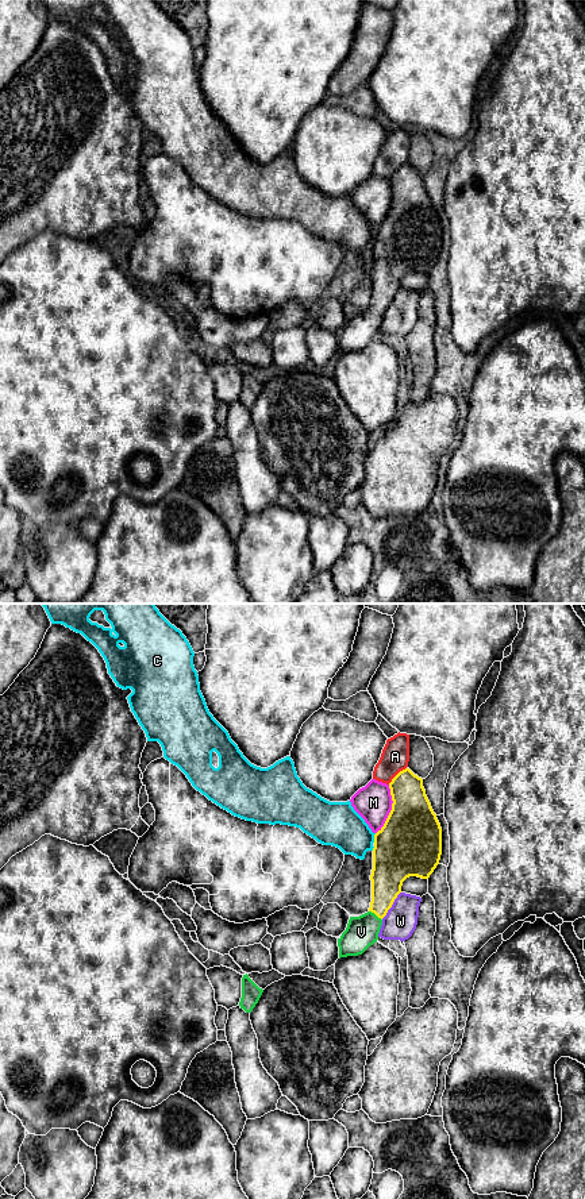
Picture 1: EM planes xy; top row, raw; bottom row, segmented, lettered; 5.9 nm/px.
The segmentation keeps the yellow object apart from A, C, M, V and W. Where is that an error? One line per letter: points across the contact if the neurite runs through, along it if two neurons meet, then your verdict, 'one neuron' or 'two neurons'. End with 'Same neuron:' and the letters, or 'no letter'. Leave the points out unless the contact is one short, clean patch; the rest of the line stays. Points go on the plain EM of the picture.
A: two neurons
C: two neurons
M: two neurons
V: runs through xy (387, 272), (383, 295), (376, 309), (361, 327); one neuron
W: two neurons
Same neuron: V

